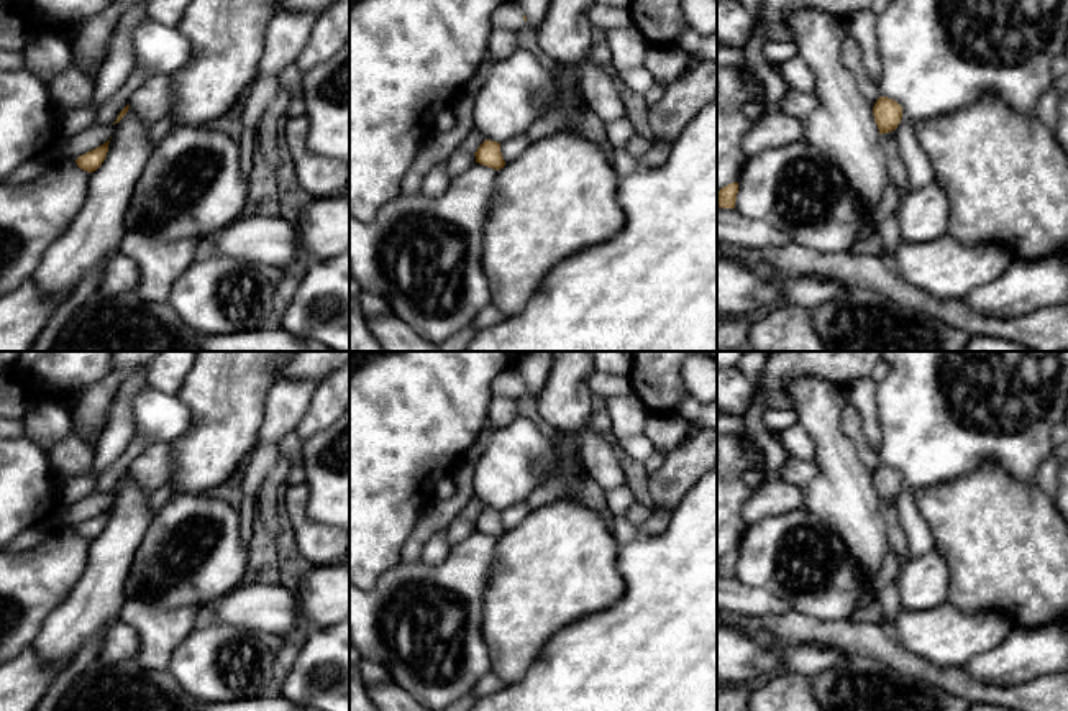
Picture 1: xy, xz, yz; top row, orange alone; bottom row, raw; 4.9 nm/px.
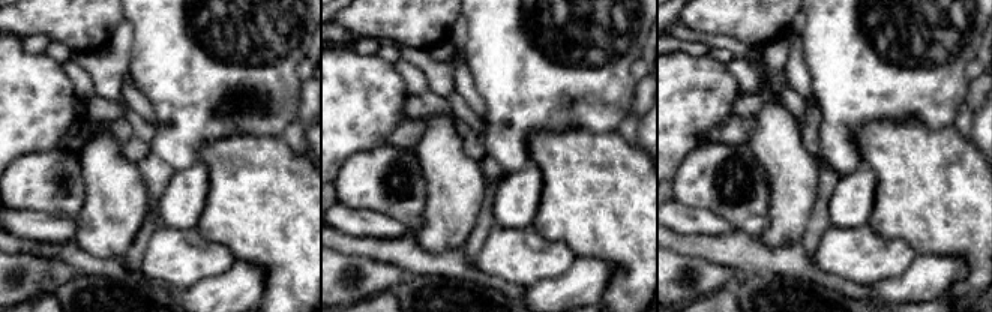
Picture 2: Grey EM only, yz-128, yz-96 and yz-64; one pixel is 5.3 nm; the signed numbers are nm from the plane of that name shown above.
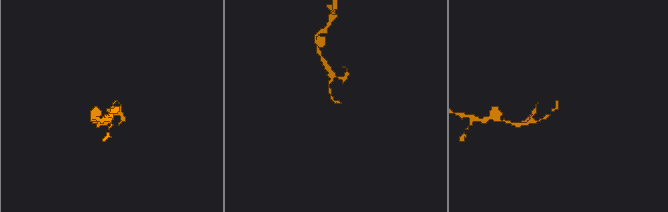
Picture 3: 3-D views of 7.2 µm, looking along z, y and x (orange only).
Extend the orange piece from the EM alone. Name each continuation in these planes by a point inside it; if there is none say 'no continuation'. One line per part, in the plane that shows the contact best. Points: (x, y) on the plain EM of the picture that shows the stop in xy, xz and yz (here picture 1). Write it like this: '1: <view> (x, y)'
no continuation

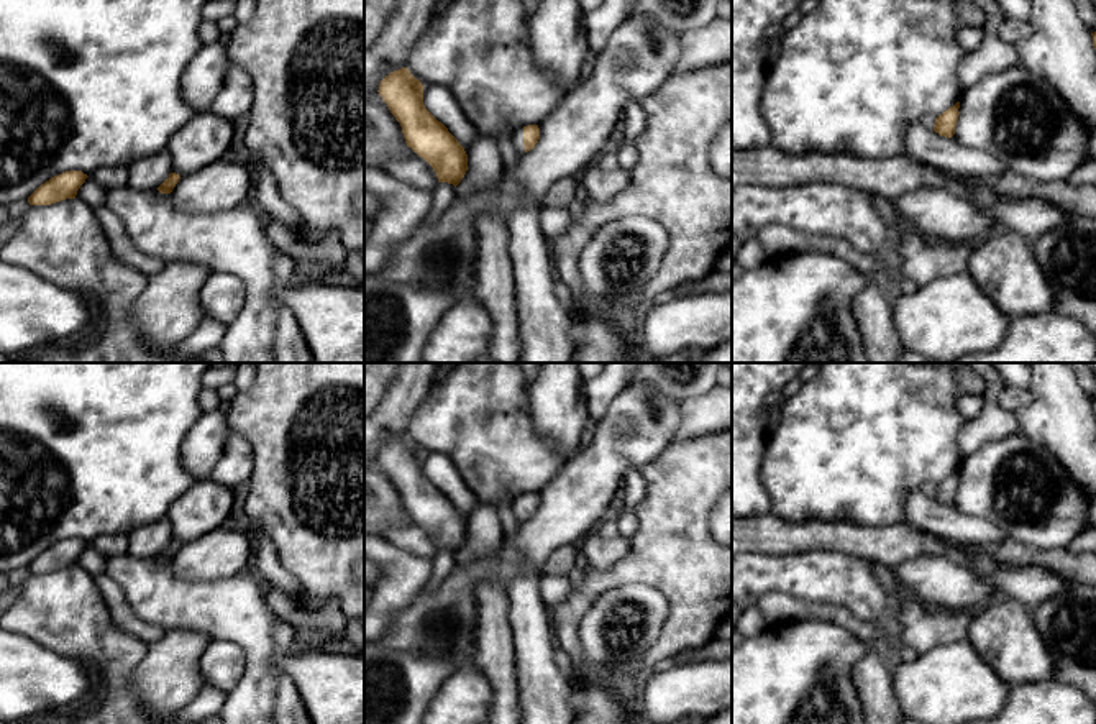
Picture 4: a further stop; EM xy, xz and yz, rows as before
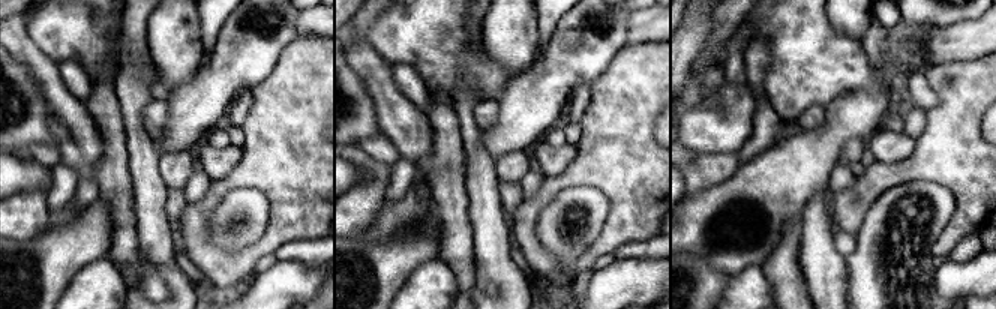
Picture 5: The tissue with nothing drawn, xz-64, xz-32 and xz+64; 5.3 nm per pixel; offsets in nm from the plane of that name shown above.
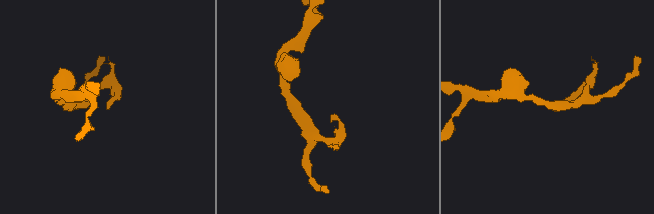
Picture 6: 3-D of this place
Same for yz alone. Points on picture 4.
no continuation

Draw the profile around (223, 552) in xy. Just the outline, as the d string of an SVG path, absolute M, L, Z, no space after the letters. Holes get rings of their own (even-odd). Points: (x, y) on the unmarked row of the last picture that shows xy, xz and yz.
M218 527L179 547L172 573L189 581L212 581L251 570L253 540L246 530Z

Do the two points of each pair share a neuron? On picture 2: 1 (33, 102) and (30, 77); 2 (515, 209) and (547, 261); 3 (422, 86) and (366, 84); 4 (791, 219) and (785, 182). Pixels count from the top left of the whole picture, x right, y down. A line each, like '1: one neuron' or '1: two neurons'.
1: one neuron
2: two neurons
3: two neurons
4: one neuron

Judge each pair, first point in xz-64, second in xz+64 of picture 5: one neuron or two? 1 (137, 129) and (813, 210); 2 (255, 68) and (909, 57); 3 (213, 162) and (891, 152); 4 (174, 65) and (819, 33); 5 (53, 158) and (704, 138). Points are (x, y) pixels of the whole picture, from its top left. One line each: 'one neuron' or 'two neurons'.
1: one neuron
2: one neuron
3: one neuron
4: two neurons
5: one neuron

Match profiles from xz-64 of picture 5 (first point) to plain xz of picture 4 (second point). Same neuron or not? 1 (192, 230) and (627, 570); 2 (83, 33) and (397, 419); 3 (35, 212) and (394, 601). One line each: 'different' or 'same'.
1: same
2: different
3: same

